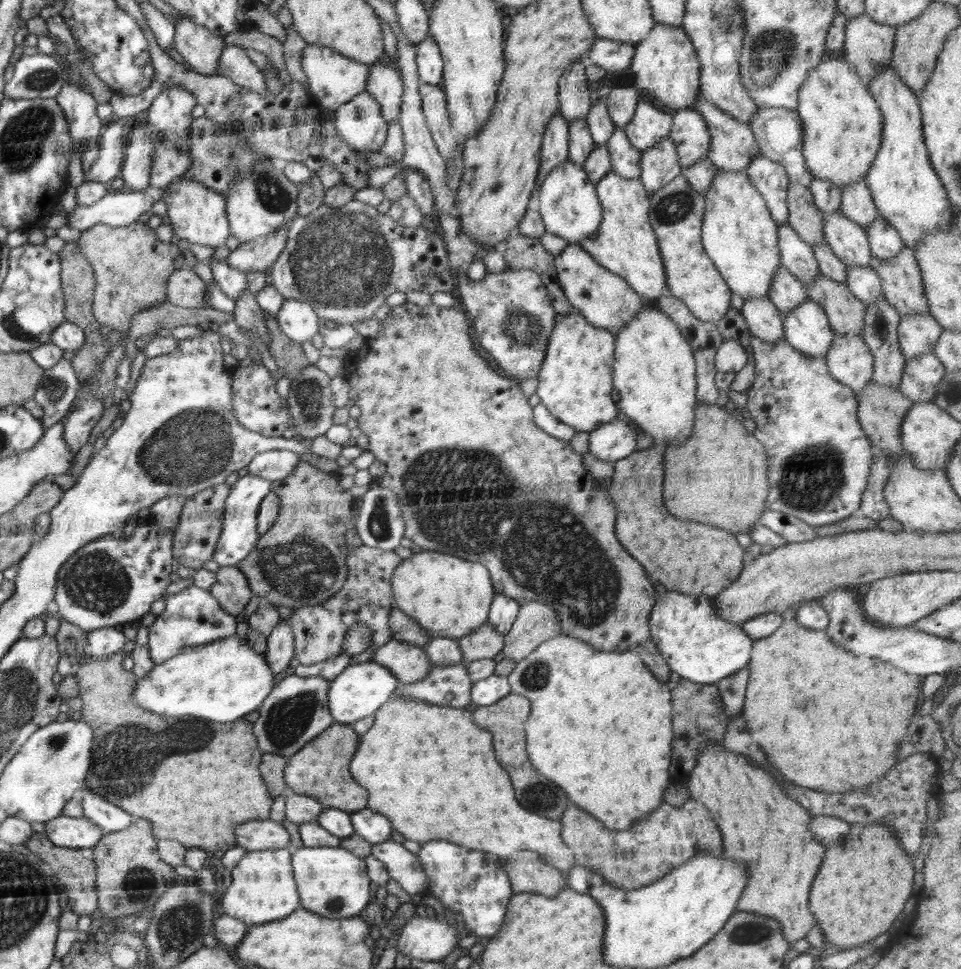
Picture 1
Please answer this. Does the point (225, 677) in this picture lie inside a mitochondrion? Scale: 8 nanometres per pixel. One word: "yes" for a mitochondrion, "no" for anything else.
no

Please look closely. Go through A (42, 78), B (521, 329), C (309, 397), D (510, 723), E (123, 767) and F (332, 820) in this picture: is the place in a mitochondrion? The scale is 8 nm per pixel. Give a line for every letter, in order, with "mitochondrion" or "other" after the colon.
A: mitochondrion
B: mitochondrion
C: mitochondrion
D: other
E: mitochondrion
F: other

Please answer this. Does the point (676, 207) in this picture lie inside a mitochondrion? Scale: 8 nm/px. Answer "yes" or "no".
yes

